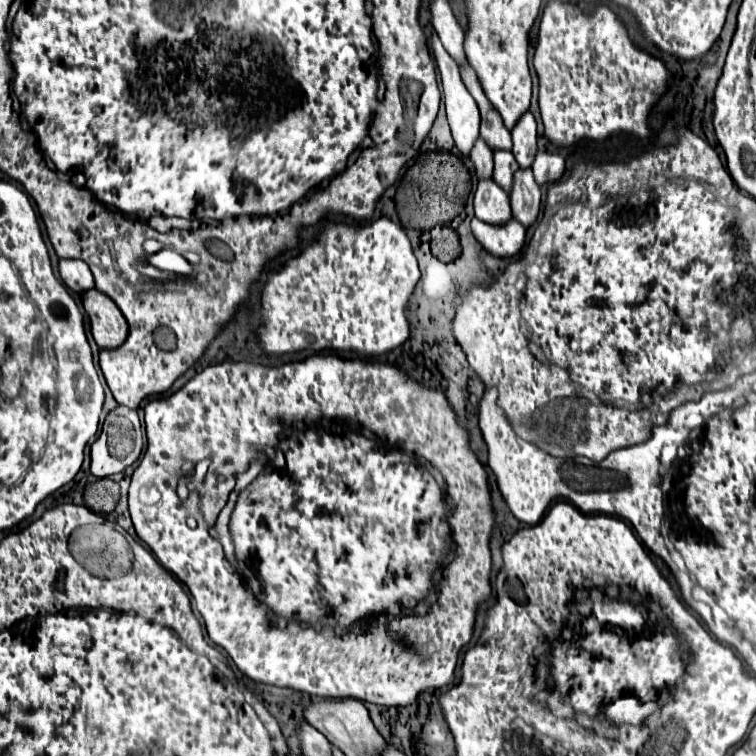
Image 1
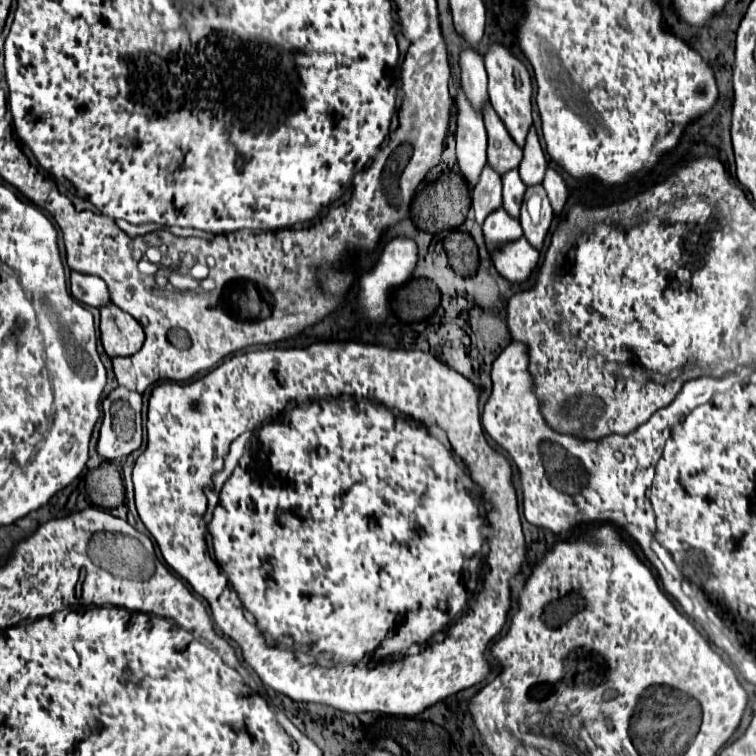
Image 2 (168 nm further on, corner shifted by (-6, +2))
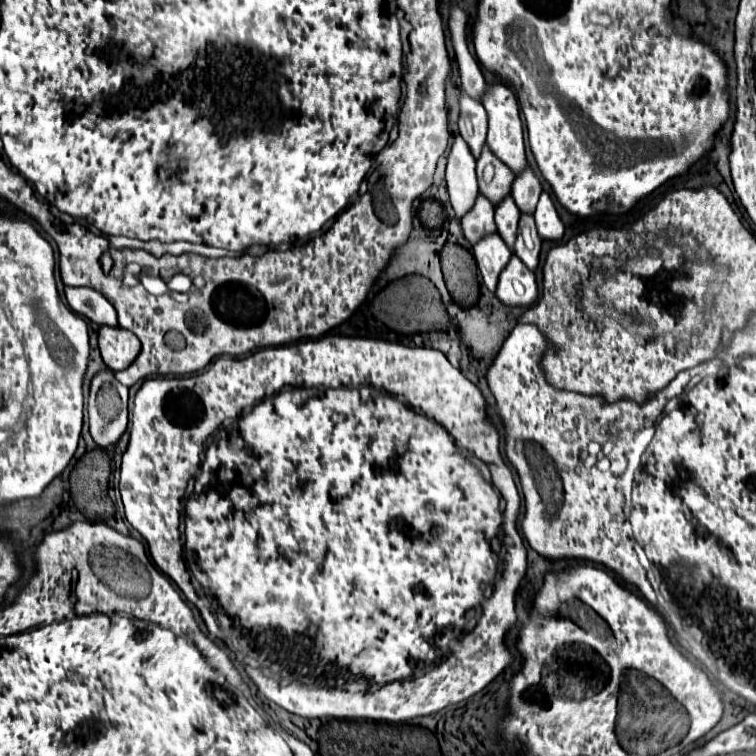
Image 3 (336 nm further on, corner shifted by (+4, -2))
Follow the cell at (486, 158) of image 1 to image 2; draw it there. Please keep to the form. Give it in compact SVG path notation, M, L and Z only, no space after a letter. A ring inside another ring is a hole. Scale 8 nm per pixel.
M485 165L479 183L471 191L475 219L479 225L483 225L485 217L495 209L501 207L501 175L497 175L491 165Z

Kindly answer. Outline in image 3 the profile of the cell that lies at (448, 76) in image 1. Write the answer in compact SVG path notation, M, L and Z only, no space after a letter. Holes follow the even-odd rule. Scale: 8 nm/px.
M455 137L451 153L447 157L447 191L455 217L463 219L463 215L473 209L479 191L475 177L475 159L461 137Z

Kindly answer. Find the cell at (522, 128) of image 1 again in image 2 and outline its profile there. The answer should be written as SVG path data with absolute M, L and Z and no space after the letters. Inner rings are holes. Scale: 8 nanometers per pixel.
M531 127L529 135L527 135L527 143L523 147L523 161L519 165L519 175L521 175L523 183L527 183L527 185L541 183L545 169L547 169L547 159L541 149L537 131L535 131L535 127Z

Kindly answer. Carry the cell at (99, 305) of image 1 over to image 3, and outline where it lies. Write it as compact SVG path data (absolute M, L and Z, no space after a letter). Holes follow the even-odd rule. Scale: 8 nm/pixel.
M101 327L99 329L99 349L105 365L113 371L127 369L139 355L139 339L121 327Z

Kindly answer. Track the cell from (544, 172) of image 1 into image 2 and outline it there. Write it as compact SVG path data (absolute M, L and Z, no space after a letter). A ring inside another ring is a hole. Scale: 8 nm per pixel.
M547 169L545 171L545 179L543 179L543 187L547 191L547 197L553 205L553 211L555 213L561 213L563 205L565 205L565 199L567 199L567 185L563 181L563 177L555 171L555 169Z

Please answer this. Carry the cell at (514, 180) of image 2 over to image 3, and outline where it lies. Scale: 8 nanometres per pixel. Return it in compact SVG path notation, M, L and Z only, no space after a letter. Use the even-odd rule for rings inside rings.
M507 197L495 209L495 223L499 227L499 235L507 243L507 247L511 249L511 253L515 253L515 237L517 237L519 217L521 217L521 213L517 211L517 205L513 203L511 197Z

